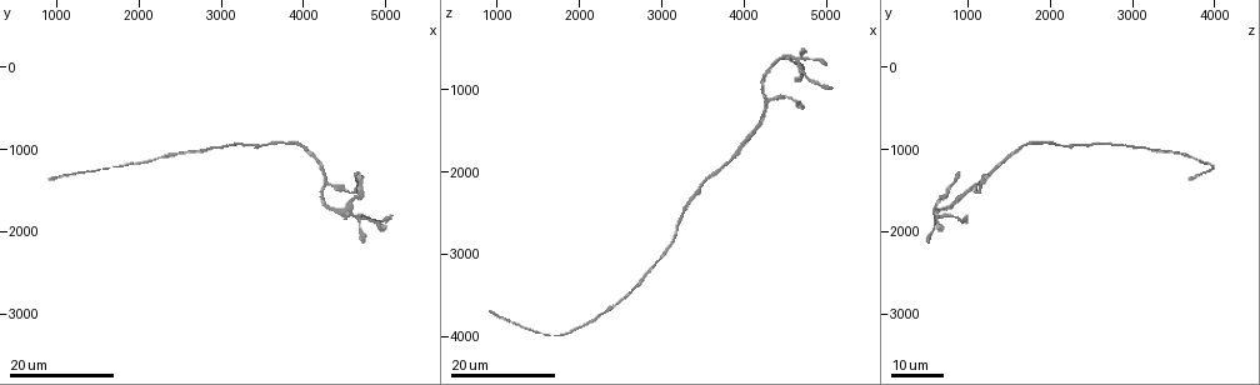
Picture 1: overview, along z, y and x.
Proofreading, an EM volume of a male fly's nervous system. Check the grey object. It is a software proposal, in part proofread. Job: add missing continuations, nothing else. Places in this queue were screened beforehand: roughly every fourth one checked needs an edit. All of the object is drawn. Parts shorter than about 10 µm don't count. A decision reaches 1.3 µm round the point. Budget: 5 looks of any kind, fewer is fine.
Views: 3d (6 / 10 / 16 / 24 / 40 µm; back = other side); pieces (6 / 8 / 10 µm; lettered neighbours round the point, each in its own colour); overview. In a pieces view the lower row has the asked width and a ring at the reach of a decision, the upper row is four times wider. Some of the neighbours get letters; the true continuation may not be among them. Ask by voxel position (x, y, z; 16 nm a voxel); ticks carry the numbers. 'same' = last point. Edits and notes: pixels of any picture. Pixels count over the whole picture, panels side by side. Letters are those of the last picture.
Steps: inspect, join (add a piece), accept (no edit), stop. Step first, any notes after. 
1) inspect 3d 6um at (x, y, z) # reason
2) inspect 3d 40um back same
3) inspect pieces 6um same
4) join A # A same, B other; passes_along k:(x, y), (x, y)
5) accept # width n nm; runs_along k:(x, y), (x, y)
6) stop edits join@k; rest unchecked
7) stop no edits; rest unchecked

inspect 3d 16um at (950, 1350, 3650) # end of a long branch

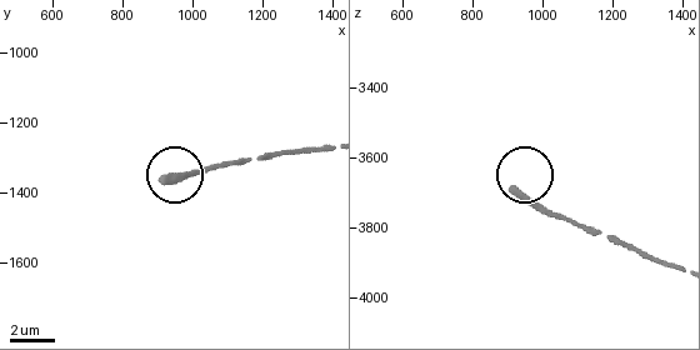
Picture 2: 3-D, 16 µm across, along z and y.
inspect pieces 10um at (920, 1370, 3700)

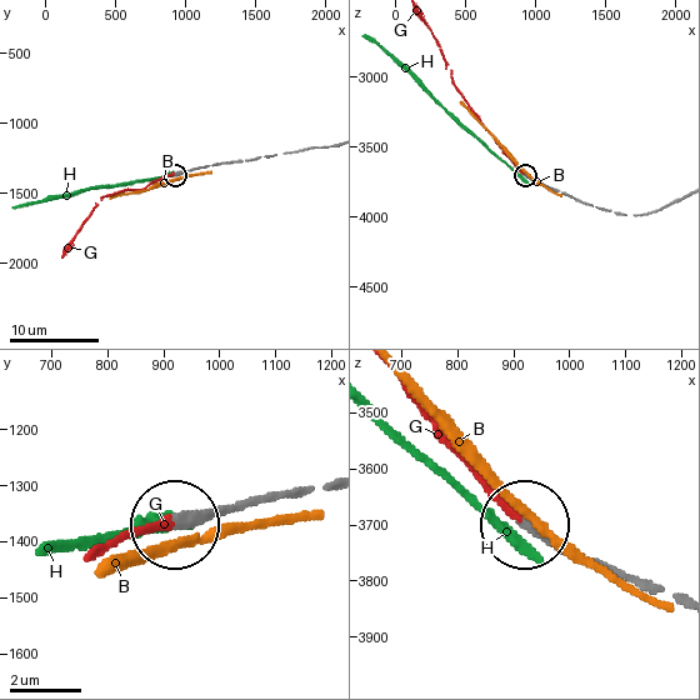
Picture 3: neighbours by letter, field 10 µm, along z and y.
join G # B other, G same, H other; passes_along 3:(264, 501), (105, 544); it goes on there

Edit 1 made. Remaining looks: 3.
inspect overview

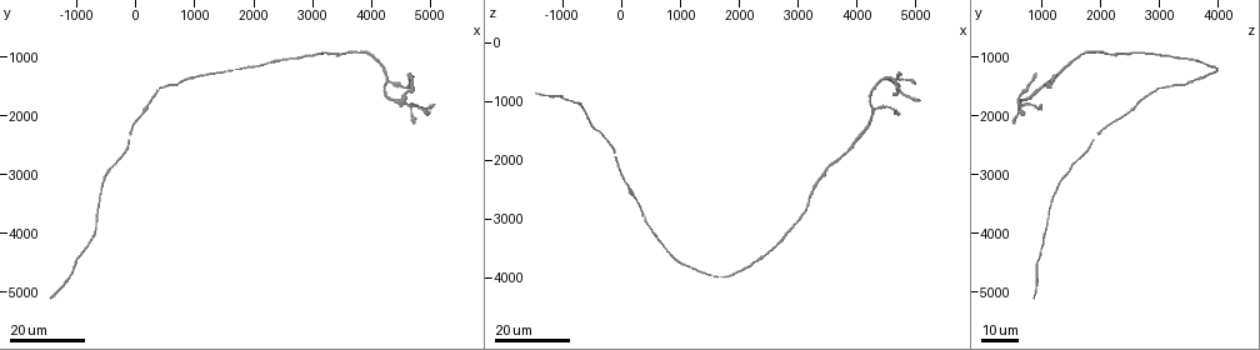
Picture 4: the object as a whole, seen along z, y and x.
inspect 3d 16um at (4650, 1300, 850) # branch stops here

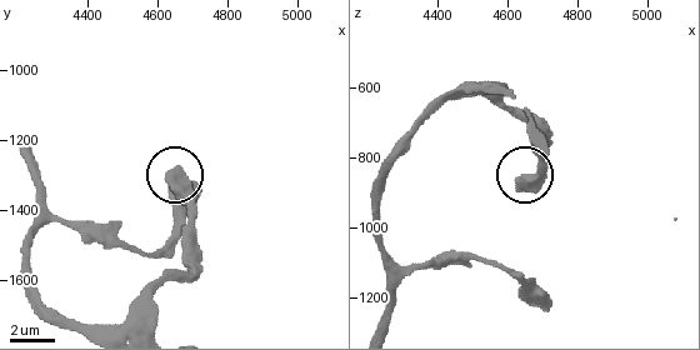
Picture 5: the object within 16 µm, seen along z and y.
inspect pieces 8um at (4650, 1290, 890)

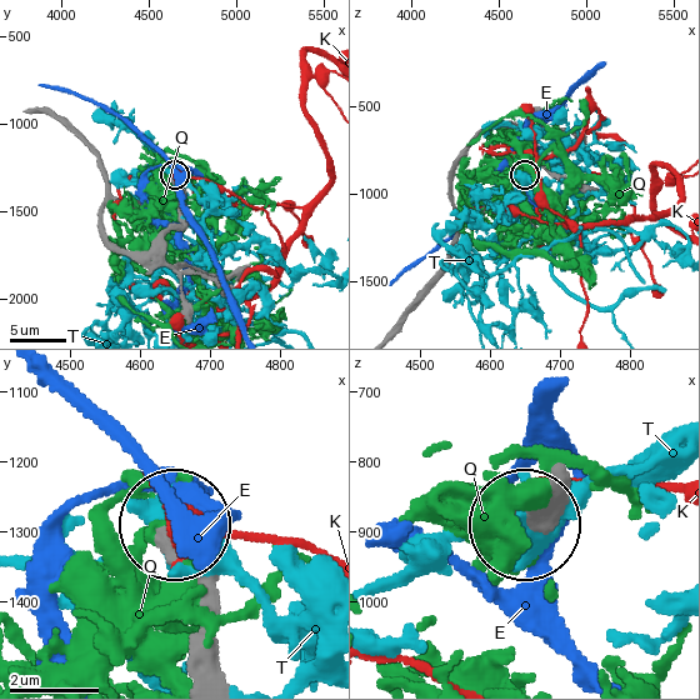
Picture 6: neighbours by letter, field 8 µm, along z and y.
accept # E other, K other, Q other, T other; no lettered piece goes on from it

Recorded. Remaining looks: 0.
stop edits join@3; rest unchecked

